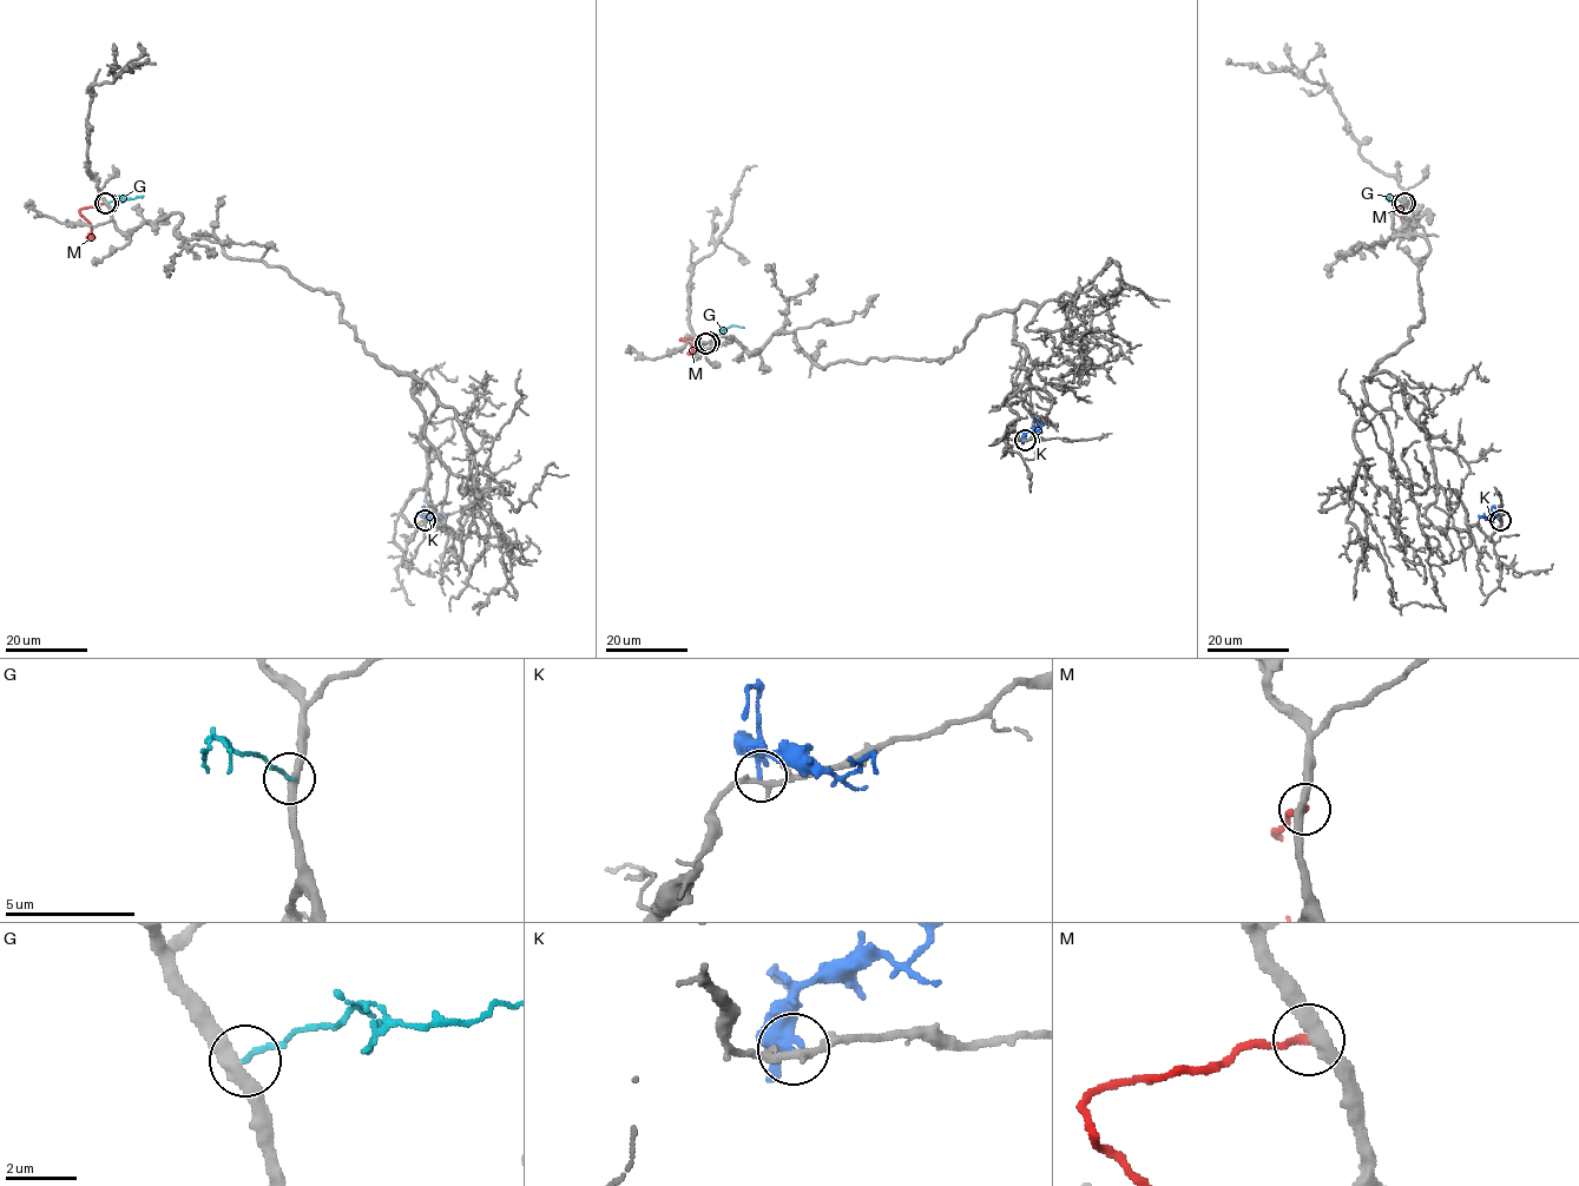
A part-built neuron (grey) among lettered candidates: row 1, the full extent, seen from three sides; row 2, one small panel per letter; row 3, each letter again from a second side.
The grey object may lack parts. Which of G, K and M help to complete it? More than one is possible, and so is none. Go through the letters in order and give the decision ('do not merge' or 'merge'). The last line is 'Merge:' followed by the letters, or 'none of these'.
G: do not merge
K: do not merge
M: do not merge
Merge: none of these

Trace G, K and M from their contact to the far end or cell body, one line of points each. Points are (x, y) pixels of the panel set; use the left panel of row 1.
G: (109, 203), (123, 197), (142, 198)
K: (423, 520), (423, 516), (439, 519), (432, 515)
M: (105, 203), (79, 210), (91, 228), (86, 237)

